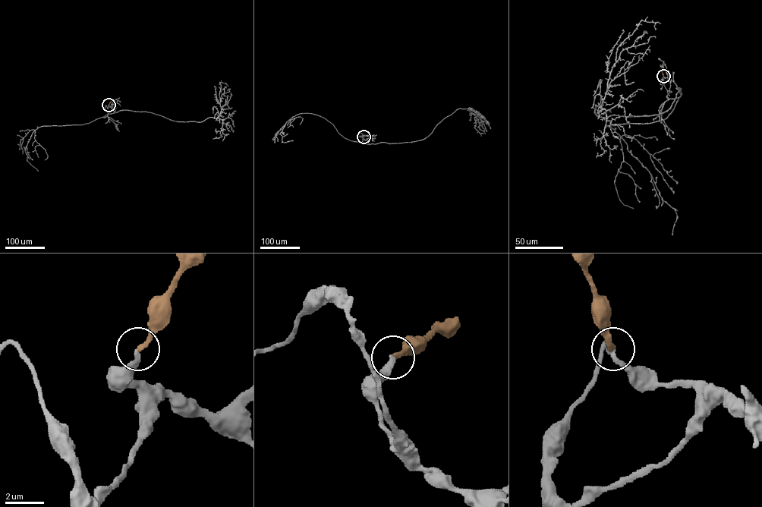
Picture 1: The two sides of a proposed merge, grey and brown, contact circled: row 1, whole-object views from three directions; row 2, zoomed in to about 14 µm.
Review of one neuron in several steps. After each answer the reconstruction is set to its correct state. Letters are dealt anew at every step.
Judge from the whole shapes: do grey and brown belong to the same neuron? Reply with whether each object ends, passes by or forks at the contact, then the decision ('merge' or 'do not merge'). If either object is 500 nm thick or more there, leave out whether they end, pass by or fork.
grey ends | brown ends | merge

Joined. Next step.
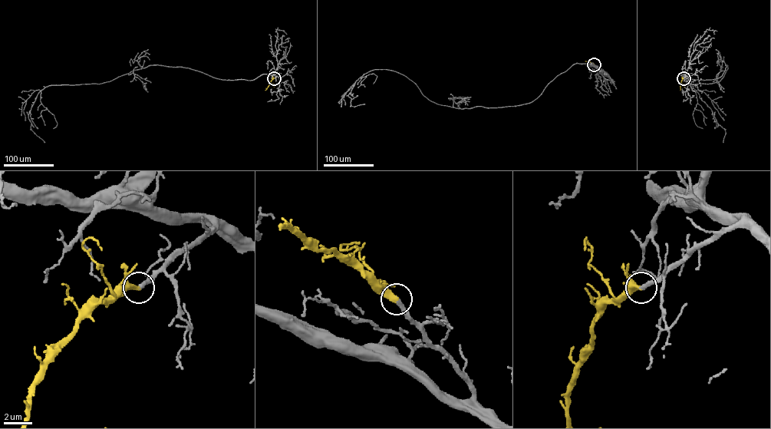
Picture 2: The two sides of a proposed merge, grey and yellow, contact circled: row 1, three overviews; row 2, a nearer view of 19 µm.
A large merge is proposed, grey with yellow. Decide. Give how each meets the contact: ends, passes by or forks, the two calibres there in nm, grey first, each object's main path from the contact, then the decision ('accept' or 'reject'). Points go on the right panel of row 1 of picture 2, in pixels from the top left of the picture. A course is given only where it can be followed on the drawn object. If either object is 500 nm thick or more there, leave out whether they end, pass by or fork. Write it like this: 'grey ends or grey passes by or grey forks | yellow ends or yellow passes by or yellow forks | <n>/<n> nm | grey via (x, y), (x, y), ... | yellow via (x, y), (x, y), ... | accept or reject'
grey ends | yellow ends | 280/400 nm | grey via (683, 78), (683, 74), (686, 80), (717, 78), (727, 65), (719, 81), (688, 85), (725, 130), (723, 142) | yellow via (683, 78), (680, 90) | accept

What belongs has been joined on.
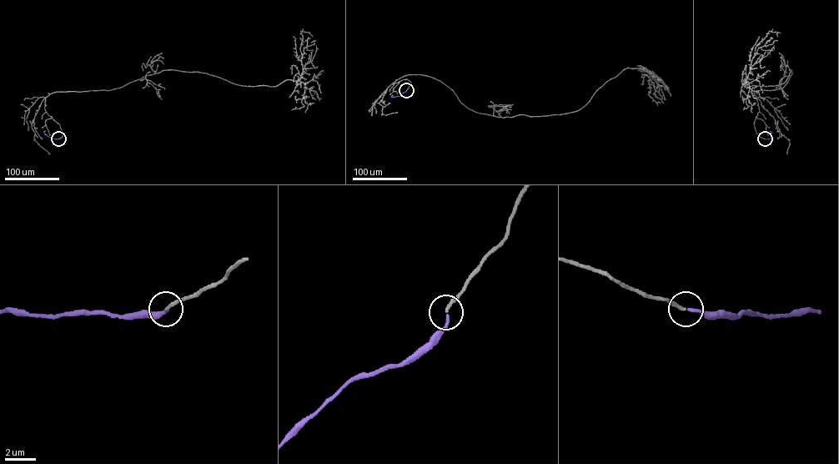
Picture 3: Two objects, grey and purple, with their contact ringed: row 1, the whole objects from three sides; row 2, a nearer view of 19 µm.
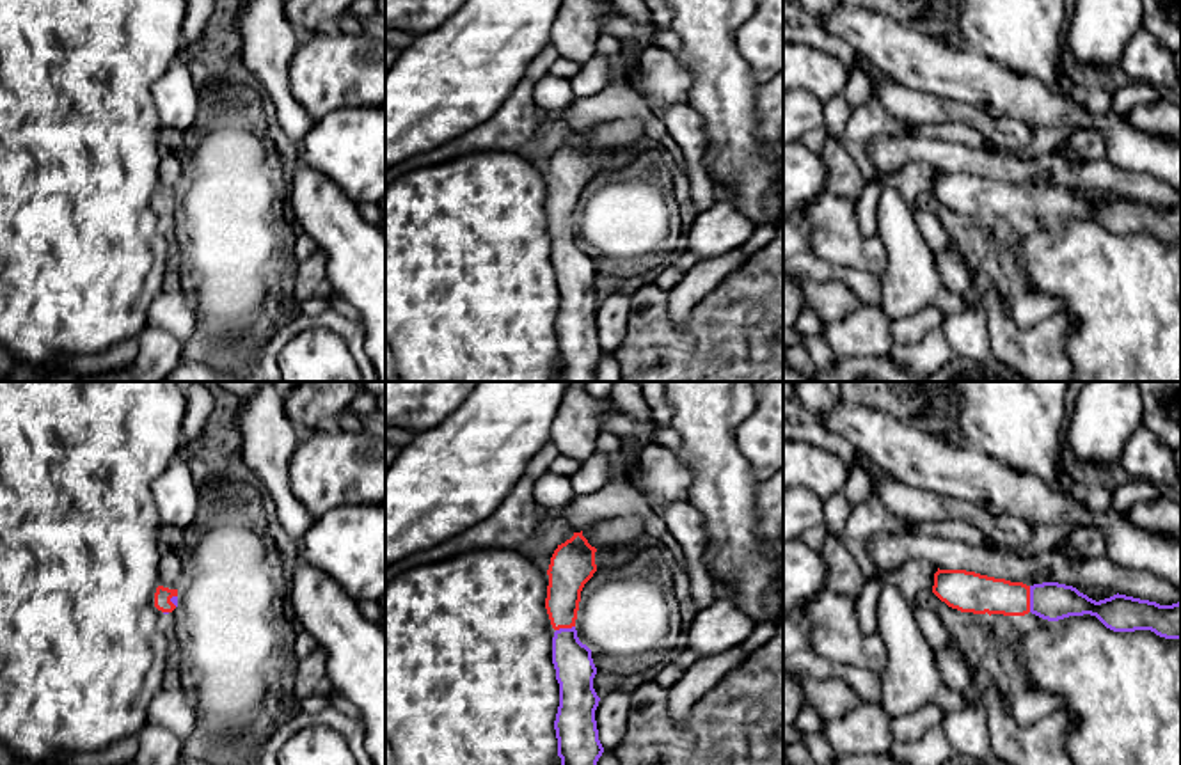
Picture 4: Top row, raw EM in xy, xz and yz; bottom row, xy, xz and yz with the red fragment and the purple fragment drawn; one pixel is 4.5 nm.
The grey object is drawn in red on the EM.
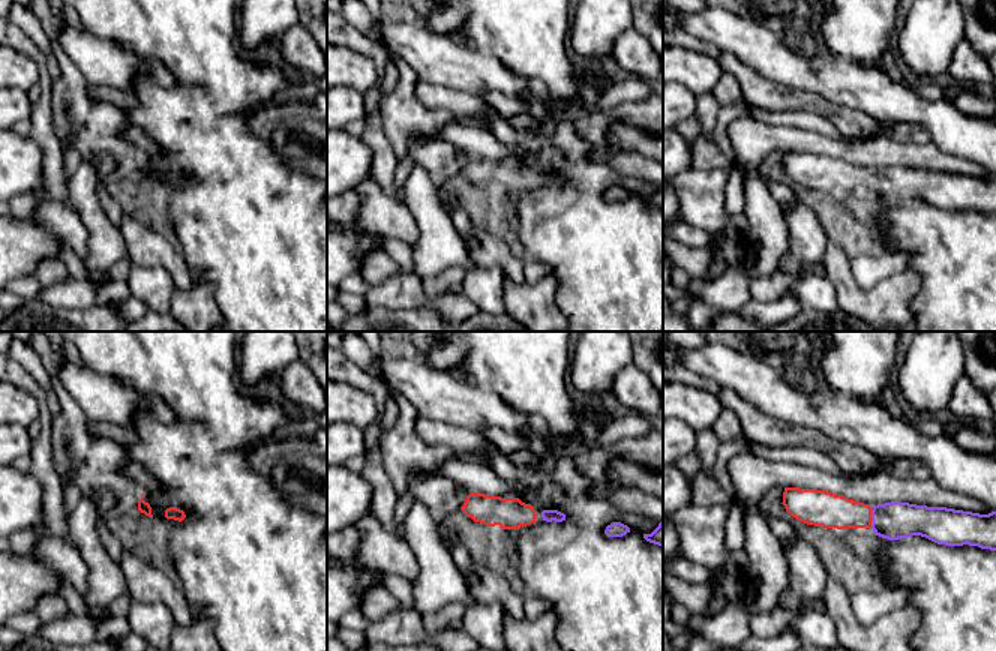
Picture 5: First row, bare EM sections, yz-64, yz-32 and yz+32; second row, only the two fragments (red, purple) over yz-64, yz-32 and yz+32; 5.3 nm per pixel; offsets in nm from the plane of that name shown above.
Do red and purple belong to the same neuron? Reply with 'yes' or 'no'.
yes

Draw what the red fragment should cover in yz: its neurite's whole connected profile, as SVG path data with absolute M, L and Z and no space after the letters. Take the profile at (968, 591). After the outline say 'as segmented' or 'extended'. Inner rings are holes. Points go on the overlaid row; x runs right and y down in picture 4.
M939 568L934 573L932 593L961 612L989 616L1032 612L1048 621L1090 614L1114 632L1151 630L1165 639L1181 639L1181 602L1160 605L1119 593L1096 602L1058 582L1026 586L975 572Z; extended

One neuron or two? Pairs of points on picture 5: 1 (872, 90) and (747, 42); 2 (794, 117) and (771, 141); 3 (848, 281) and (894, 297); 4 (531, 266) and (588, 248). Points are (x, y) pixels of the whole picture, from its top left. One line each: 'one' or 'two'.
1: one
2: two
3: one
4: two

